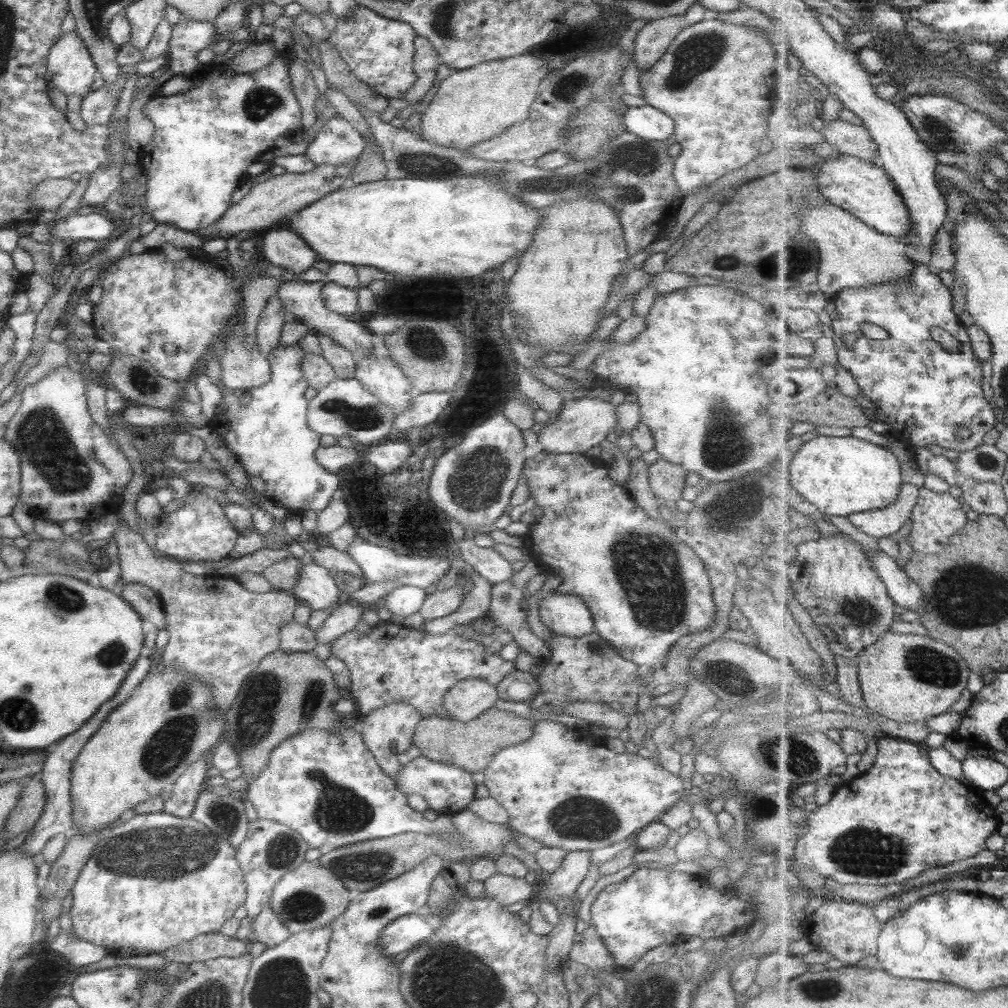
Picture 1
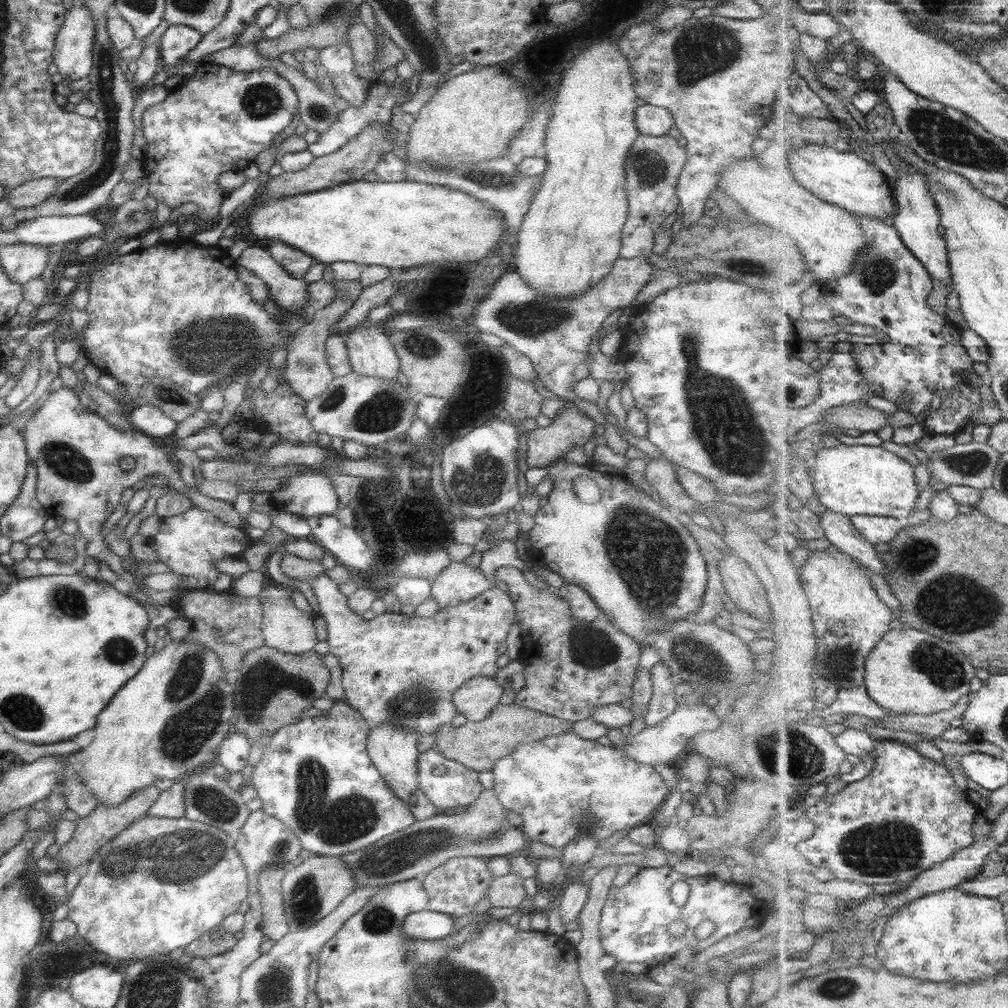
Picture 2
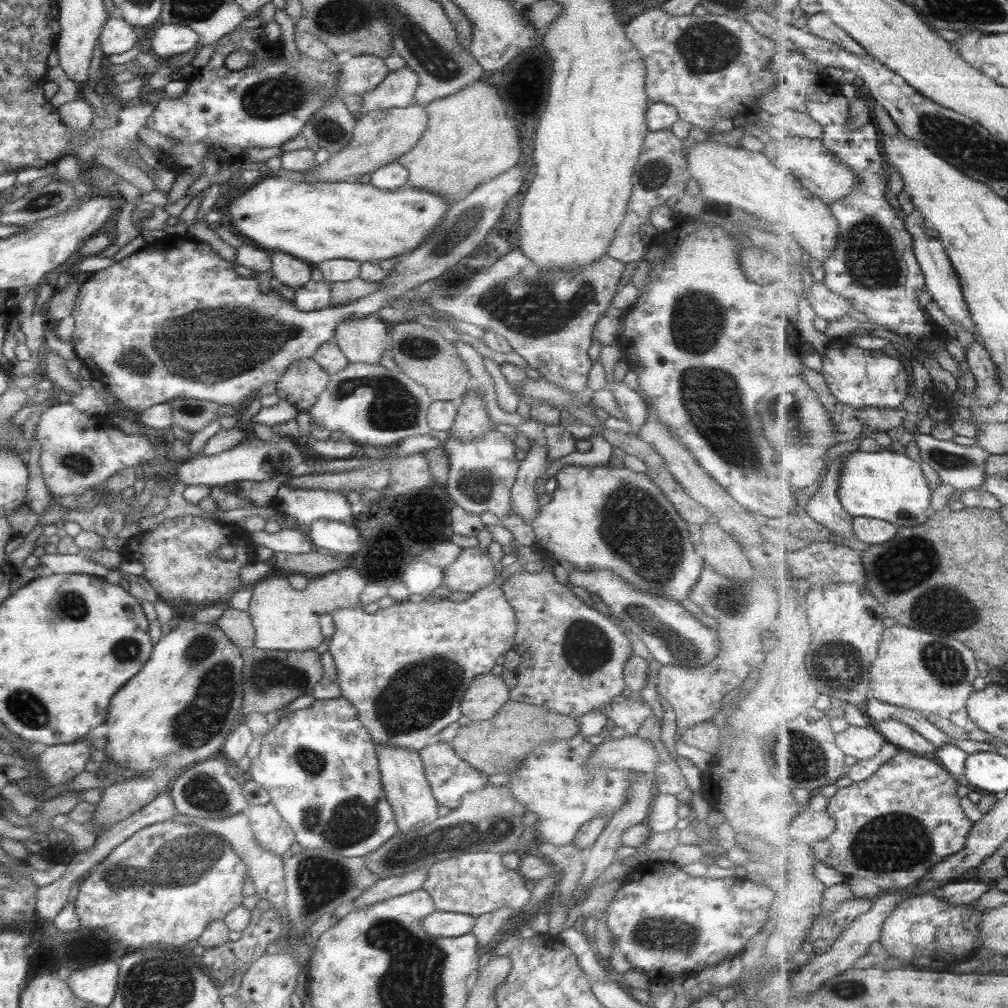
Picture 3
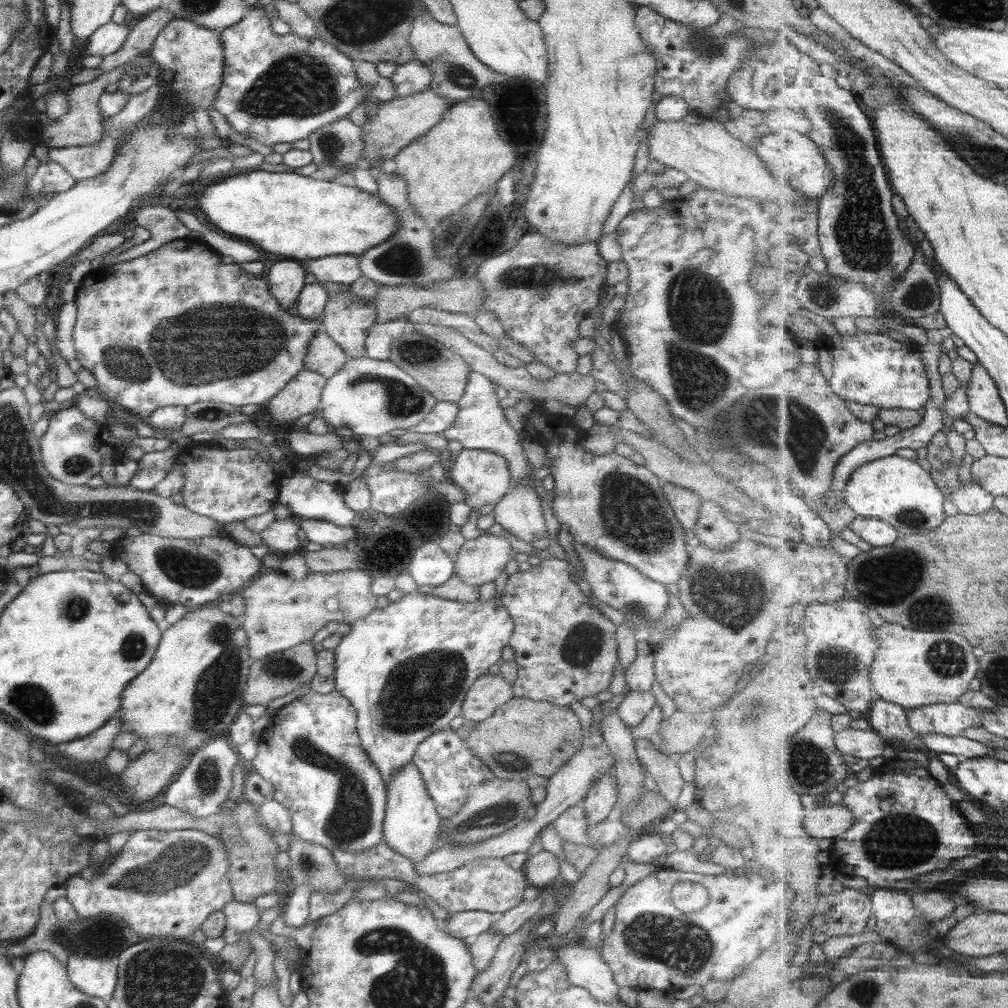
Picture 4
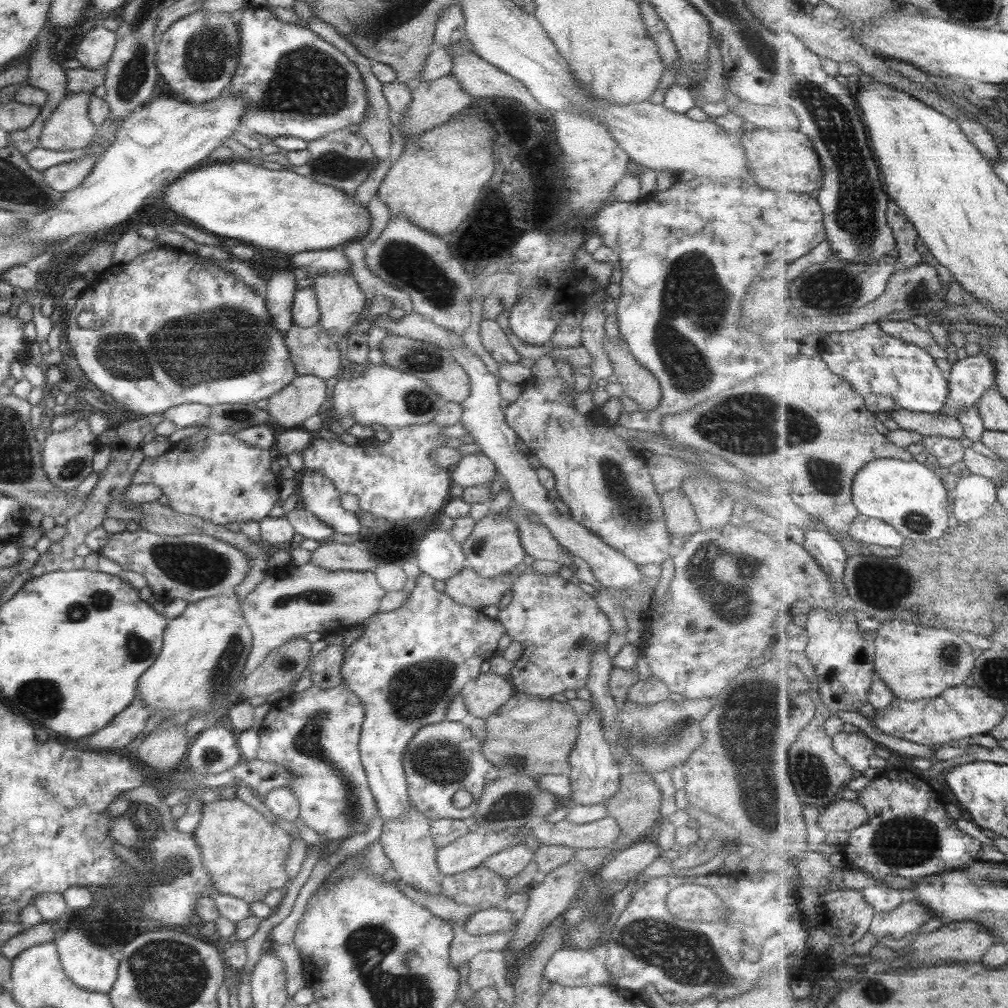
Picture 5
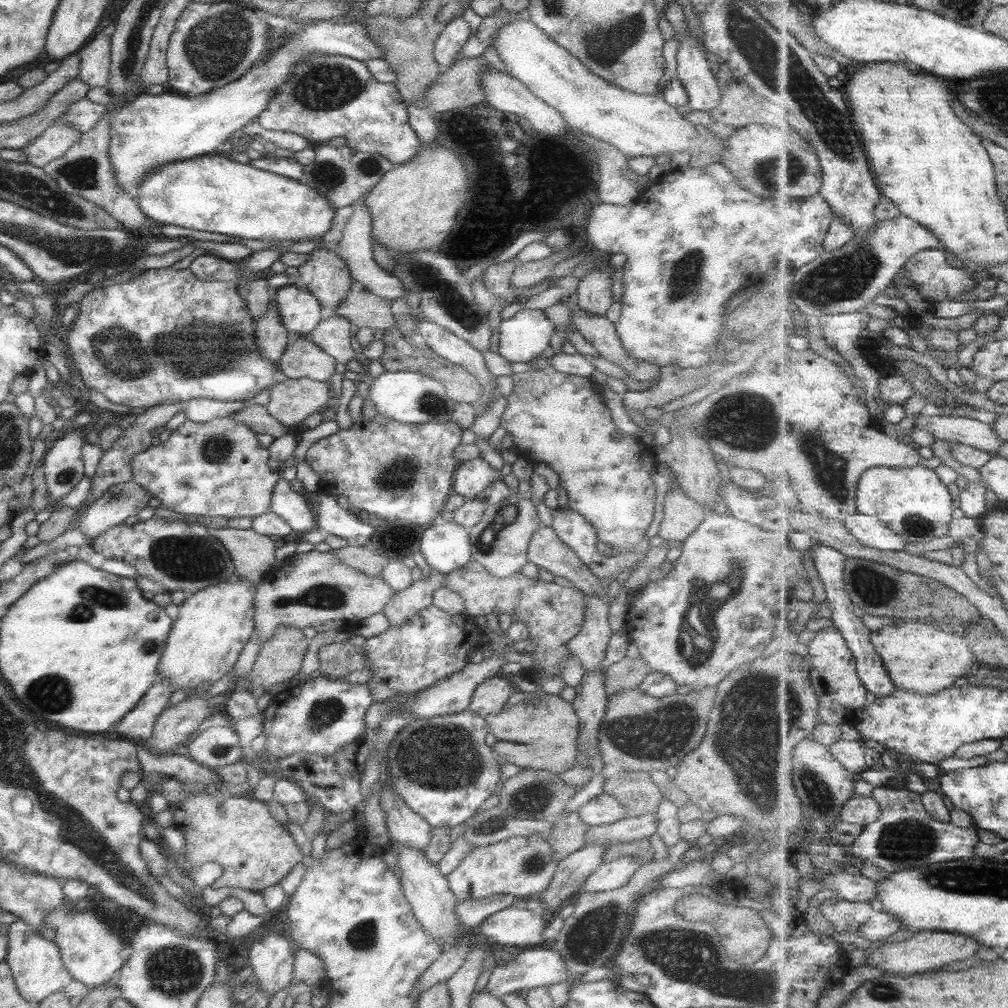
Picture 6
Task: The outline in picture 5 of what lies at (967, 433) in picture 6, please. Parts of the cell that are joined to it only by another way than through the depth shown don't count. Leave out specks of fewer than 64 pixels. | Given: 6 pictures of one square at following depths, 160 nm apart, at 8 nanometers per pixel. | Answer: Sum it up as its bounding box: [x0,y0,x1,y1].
[890,409,965,440]

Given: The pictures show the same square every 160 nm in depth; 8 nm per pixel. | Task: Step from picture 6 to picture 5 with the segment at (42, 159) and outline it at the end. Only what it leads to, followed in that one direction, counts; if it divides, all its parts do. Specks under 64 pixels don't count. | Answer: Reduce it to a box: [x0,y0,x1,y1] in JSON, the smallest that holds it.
[38,94,97,151]

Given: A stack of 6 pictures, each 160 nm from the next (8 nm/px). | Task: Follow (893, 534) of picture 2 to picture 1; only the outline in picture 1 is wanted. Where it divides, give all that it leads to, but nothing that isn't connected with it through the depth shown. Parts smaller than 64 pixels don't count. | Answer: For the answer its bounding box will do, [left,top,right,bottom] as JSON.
[848,483,922,538]

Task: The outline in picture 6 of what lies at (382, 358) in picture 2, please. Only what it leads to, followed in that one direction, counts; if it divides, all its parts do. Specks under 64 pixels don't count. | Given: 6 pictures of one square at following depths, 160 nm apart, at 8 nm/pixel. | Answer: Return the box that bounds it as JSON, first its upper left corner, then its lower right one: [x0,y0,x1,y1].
[297,247,354,315]

